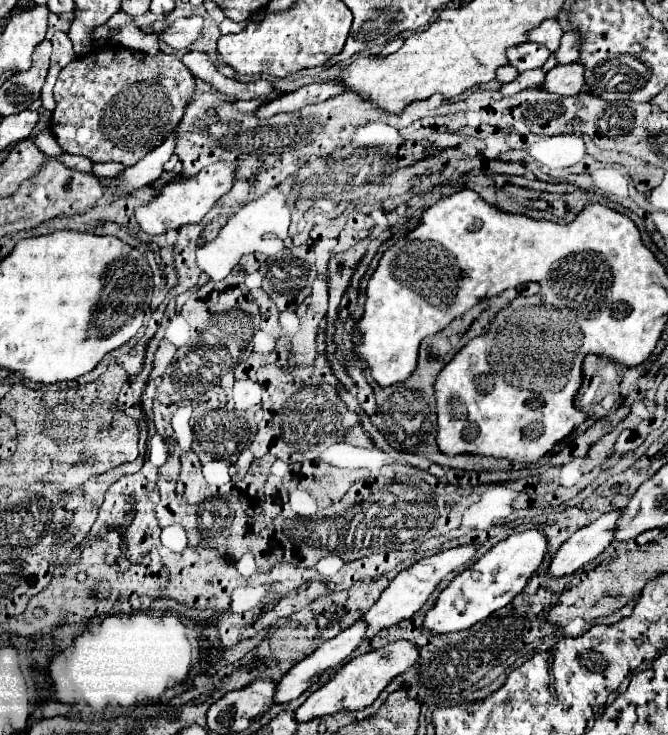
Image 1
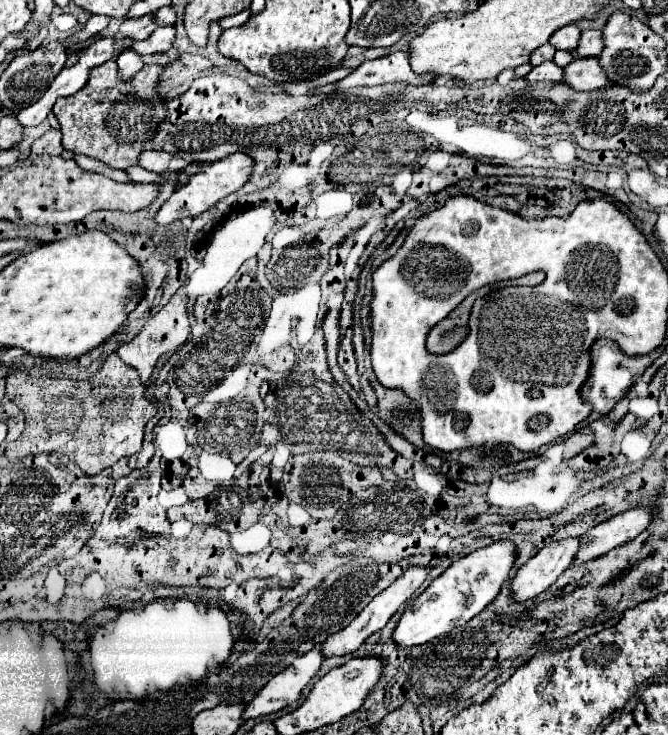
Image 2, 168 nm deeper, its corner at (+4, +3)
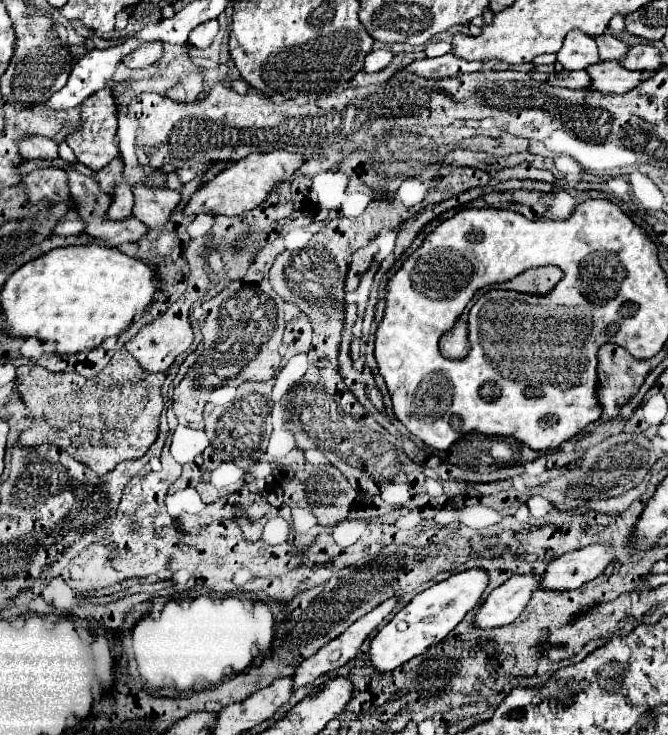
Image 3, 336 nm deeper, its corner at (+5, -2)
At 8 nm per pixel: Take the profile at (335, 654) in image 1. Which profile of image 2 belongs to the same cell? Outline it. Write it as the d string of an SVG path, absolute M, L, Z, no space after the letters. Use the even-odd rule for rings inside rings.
M316 645L312 651L308 651L302 657L296 657L294 663L274 675L266 687L260 689L260 693L246 705L242 719L256 719L260 715L270 715L276 713L288 705L294 705L300 699L302 689L308 685L308 681L316 675L316 671L320 669L324 657L320 653L320 645Z

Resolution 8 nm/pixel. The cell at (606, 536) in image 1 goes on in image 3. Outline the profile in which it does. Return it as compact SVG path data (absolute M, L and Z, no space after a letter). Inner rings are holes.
M515 574L495 588L475 618L477 628L497 628L511 624L529 604L533 592L541 590L541 574Z

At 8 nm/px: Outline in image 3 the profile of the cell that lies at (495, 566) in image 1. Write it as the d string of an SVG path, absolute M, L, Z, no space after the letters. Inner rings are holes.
M469 568L463 572L451 574L447 580L437 582L435 586L419 592L403 610L399 610L393 620L383 626L371 642L371 662L375 670L389 672L413 656L423 654L429 646L441 642L455 626L479 606L483 592L489 586L489 572L483 568Z

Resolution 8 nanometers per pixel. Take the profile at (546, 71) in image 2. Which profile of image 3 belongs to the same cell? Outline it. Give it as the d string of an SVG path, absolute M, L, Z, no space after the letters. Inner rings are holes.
M561 70L561 72L553 72L549 74L549 78L545 80L547 84L551 86L563 86L563 88L589 88L589 78L587 78L587 72L567 72L567 70Z

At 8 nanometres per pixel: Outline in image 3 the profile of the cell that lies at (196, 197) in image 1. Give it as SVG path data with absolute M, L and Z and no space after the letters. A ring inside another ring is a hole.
M273 150L267 154L249 154L249 158L245 158L241 162L233 162L227 170L213 176L207 184L201 184L199 190L191 196L191 200L183 208L183 212L187 216L191 216L191 214L193 216L197 216L197 214L235 216L235 214L241 214L245 210L251 210L267 198L269 190L277 182L289 178L301 166L301 162L303 162L303 158L299 154L291 154L285 150Z

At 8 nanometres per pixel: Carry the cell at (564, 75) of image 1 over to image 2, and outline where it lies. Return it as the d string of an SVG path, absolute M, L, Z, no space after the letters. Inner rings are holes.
M576 57L572 63L564 67L564 77L566 77L564 83L568 83L572 89L578 89L578 91L594 91L610 85L606 71L602 69L596 57L592 59Z

